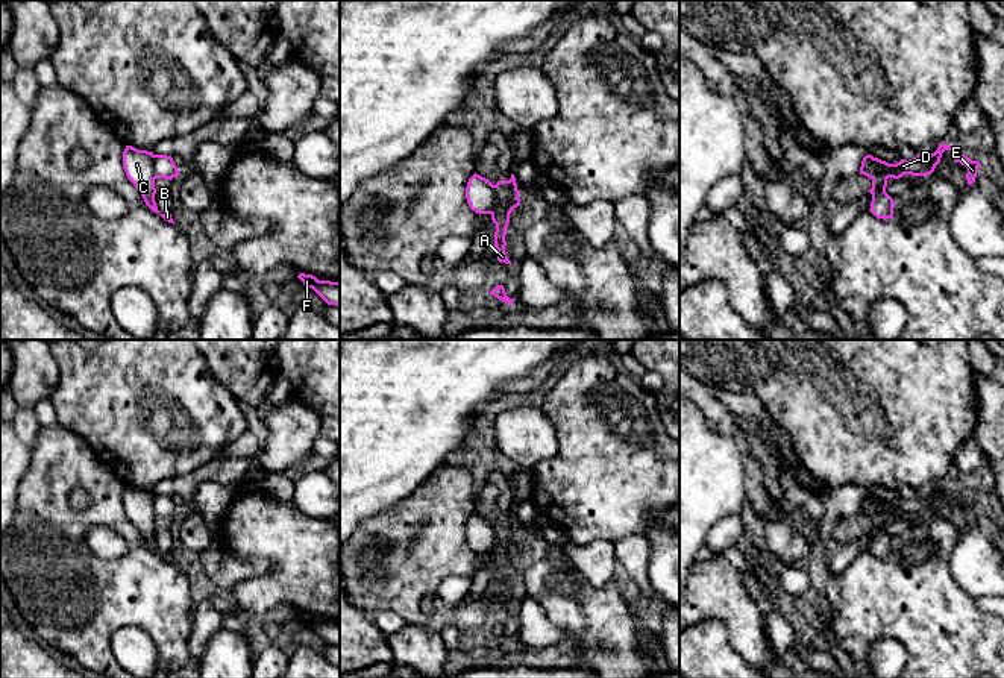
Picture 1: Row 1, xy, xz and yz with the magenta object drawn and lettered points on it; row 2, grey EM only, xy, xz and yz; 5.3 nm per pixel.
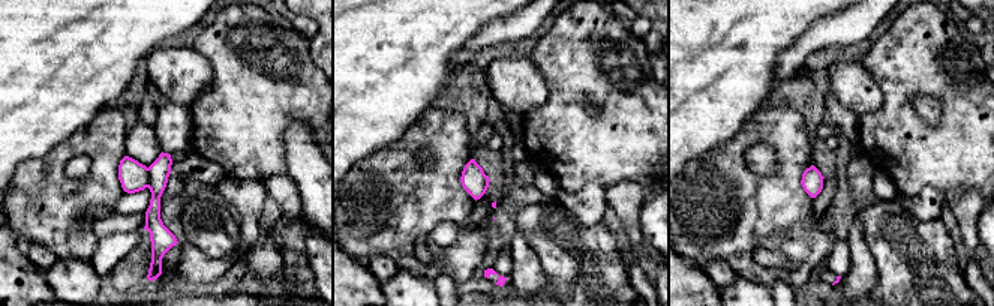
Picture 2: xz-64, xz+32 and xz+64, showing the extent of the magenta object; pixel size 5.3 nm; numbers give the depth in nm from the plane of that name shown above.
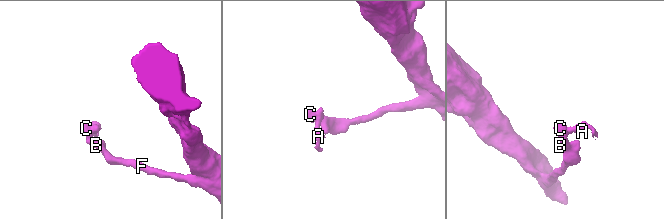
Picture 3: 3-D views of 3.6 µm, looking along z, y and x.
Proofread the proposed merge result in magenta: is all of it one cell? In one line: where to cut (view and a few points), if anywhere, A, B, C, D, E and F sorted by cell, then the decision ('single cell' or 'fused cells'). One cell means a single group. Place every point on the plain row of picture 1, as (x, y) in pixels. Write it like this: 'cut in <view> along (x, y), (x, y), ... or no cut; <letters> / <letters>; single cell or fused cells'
cut in xz along (493, 525), (495, 548), (490, 552); A D E / B C F; fused cells

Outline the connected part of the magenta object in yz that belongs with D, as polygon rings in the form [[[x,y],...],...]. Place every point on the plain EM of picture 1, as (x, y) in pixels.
[[[939,484],[937,490],[931,494],[919,494],[913,499],[901,499],[896,504],[889,504],[872,494],[866,494],[861,501],[860,514],[872,516],[874,513],[881,513],[887,517],[899,519],[904,514],[911,516],[927,516],[931,514],[936,505],[940,502],[942,493],[951,490],[951,485]]]

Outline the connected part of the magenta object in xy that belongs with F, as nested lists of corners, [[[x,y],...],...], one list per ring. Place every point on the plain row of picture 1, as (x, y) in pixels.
[[[299,613],[305,628],[312,628],[328,645],[340,646],[340,622],[318,620],[312,614]]]

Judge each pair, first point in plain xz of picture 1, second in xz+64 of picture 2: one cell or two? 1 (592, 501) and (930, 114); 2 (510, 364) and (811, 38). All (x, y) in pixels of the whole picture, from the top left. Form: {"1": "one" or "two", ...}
{"1": "two", "2": "two"}

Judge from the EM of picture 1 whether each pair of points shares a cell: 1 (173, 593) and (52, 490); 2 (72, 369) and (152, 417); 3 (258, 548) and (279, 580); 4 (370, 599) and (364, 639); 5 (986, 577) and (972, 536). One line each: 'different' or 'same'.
1: same
2: same
3: same
4: different
5: same

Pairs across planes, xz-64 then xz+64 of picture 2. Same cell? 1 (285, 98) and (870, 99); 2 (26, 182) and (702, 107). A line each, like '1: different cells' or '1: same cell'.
1: different cells
2: different cells

